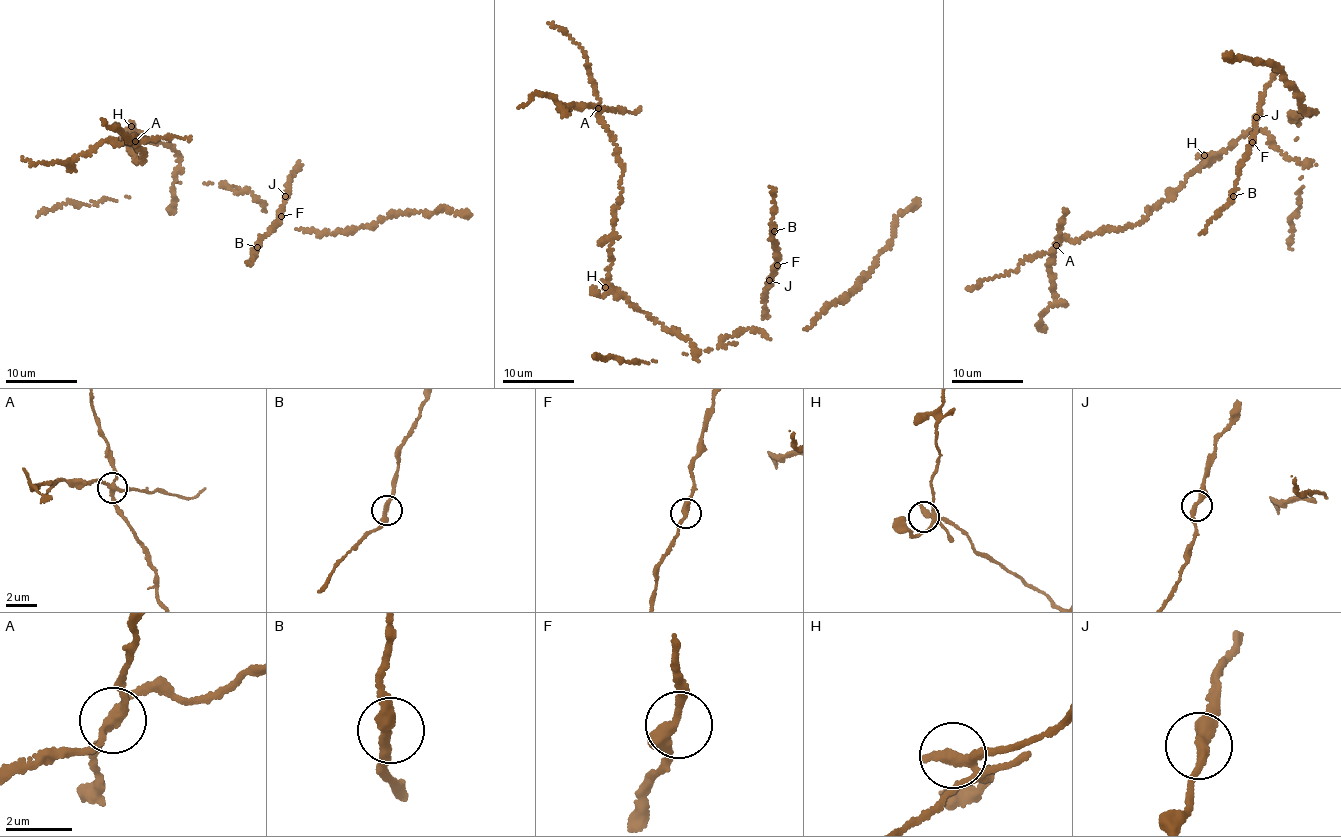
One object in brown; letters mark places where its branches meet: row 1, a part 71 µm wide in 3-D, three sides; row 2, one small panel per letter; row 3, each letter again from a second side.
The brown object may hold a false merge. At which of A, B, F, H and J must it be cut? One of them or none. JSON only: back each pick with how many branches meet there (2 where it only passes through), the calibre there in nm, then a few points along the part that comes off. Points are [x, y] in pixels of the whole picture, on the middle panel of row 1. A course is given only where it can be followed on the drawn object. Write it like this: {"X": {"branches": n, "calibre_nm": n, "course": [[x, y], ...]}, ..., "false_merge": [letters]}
{"A": {"branches": 4, "calibre_nm": 240, "course": [[597, 108], [575, 103], [561, 107], [555, 97], [536, 92], [518, 108]]}, "false_merge": ["A"]}

